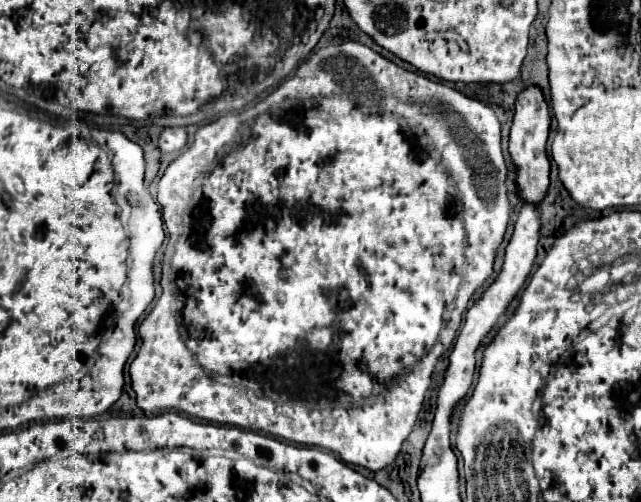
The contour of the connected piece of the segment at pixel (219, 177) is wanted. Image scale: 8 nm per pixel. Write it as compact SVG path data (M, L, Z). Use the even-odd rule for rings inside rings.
M358 42L336 44L336 58L308 58L306 62L302 62L298 66L298 70L294 72L294 76L270 94L270 108L266 108L266 112L254 112L254 108L248 108L246 112L226 114L214 122L200 126L196 132L198 136L194 136L194 144L188 150L184 150L166 168L164 176L158 182L158 204L162 206L162 220L164 220L164 226L169 232L169 241L162 256L162 296L152 308L152 312L140 324L140 342L142 344L140 344L140 350L134 358L134 362L130 364L132 390L136 392L138 406L146 414L162 414L168 410L178 410L178 412L186 412L190 416L196 416L196 418L202 418L208 422L234 424L234 426L248 428L248 430L262 430L264 434L276 436L276 438L286 442L302 446L315 446L308 447L312 448L312 456L322 454L320 450L316 450L316 447L322 446L329 452L342 456L344 462L364 466L372 472L378 472L396 460L400 446L408 438L408 434L416 422L416 416L422 408L424 394L430 386L430 376L432 376L432 370L434 370L438 358L453 345L458 325L461 324L462 316L464 316L464 311L469 304L468 301L473 299L477 290L486 282L486 278L492 274L494 252L496 252L498 244L502 242L502 236L506 232L508 218L510 218L510 200L508 200L508 182L506 182L508 180L508 166L506 166L504 156L502 156L500 120L496 118L494 110L478 100L466 98L462 92L448 88L440 82L434 82L422 74L404 70L404 68L398 70L398 68L400 68L398 64L386 60L384 56L376 54L374 50L370 50L364 44L358 44ZM350 98L360 98L360 100L368 98L376 104L386 106L386 110L396 110L396 112L402 108L402 116L404 114L430 114L426 118L418 116L420 126L426 126L432 122L442 122L442 134L438 134L438 138L434 138L434 146L438 148L442 162L434 154L426 152L416 140L412 140L404 134L404 126L406 126L404 118L382 112L376 106L356 104ZM452 198L460 198L460 204L454 204ZM456 298L458 298L457 317L451 317L450 320L450 312L454 308ZM236 366L246 366L246 370L254 370L254 368L266 370L266 372L262 372L262 378L266 380L266 384L262 384L264 396L258 396L258 392L254 392L254 384L246 384L246 380L242 380L242 376L234 376L234 380L230 380L230 376L224 376L228 372L236 374ZM334 368L340 370L338 376L306 376L306 374L334 374ZM268 392L278 394L282 398L282 402L274 404L274 400L272 400L272 396L268 396ZM338 396L350 396L350 400L354 400L354 402L338 406L338 408L326 408L326 404L334 404L334 400L338 400Z

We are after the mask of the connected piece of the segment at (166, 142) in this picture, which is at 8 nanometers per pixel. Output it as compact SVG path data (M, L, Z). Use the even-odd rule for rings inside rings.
M172 126L172 128L164 128L160 138L158 138L158 146L162 152L178 152L186 146L186 128L182 126Z

